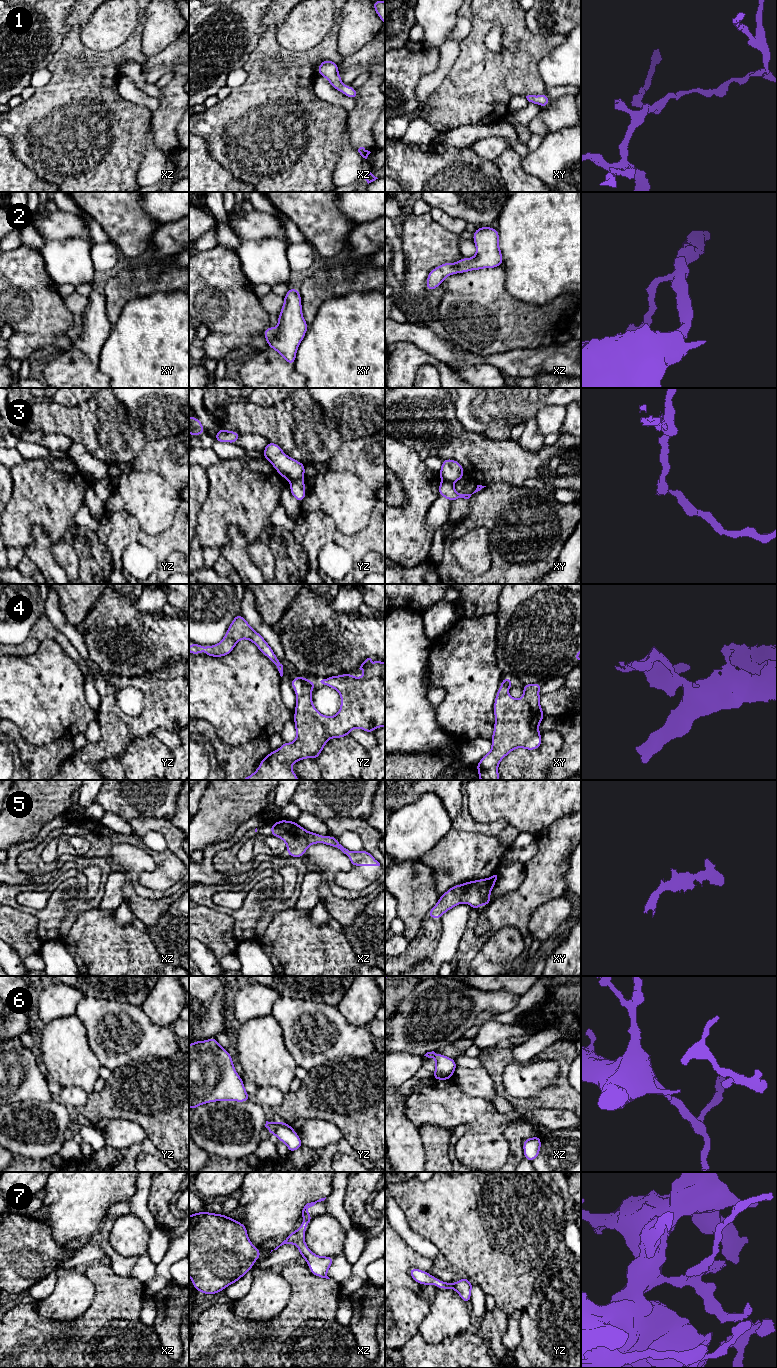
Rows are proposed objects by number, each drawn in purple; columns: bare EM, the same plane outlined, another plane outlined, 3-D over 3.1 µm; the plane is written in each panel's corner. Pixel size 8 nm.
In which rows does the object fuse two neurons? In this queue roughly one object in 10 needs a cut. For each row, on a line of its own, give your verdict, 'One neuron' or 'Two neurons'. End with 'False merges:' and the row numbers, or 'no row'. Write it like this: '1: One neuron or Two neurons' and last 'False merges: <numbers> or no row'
1: One neuron
2: One neuron
3: Two neurons
4: One neuron
5: One neuron
6: One neuron
7: One neuron
False merges: 3

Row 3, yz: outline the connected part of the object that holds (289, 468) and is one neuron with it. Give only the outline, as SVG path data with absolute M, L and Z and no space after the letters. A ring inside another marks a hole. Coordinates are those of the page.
M267 442L262 454L284 479L289 481L304 479L305 464L286 455L278 444Z

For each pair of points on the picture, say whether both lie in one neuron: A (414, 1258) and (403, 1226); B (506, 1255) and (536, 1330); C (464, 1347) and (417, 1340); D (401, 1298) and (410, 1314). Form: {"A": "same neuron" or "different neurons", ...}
{"A": "different neurons", "B": "different neurons", "C": "same neuron", "D": "same neuron"}

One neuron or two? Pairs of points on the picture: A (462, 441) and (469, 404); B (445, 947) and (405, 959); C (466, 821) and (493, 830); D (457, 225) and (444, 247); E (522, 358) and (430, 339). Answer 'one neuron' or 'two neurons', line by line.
A: two neurons
B: two neurons
C: one neuron
D: two neurons
E: one neuron

